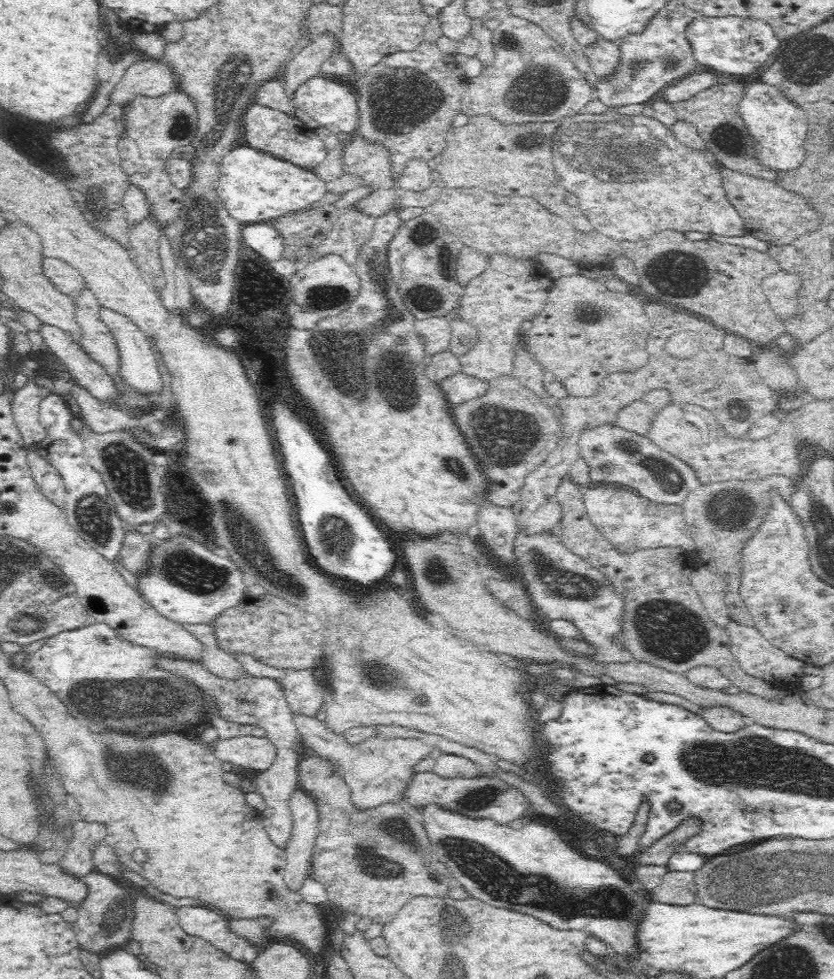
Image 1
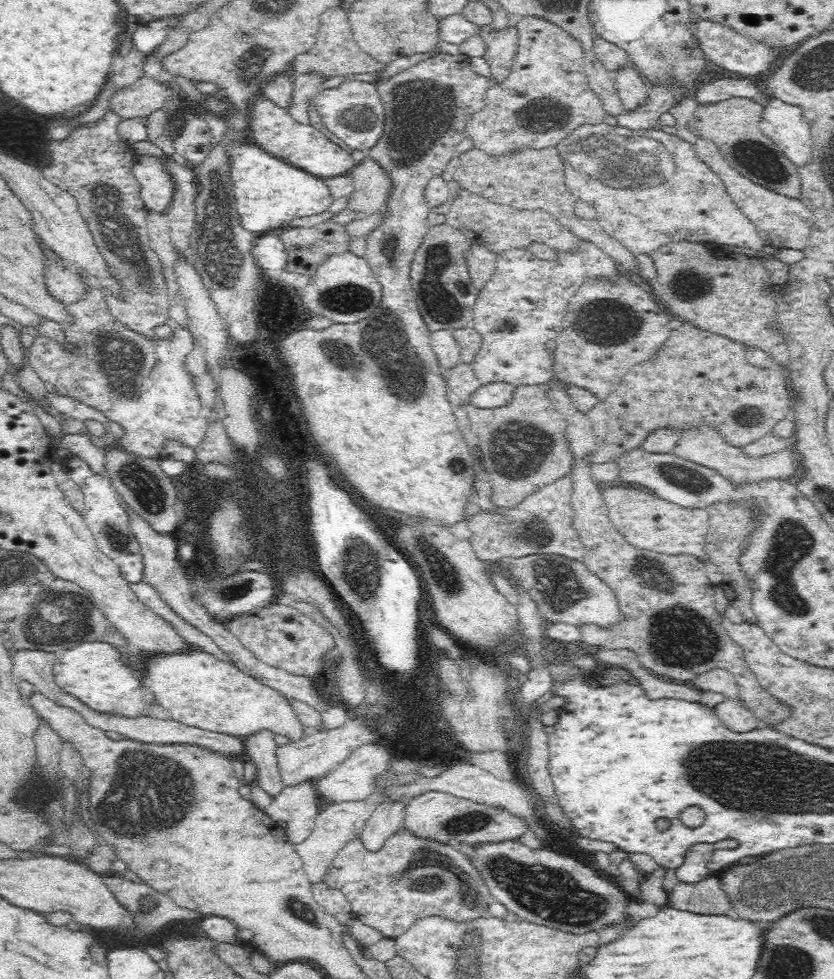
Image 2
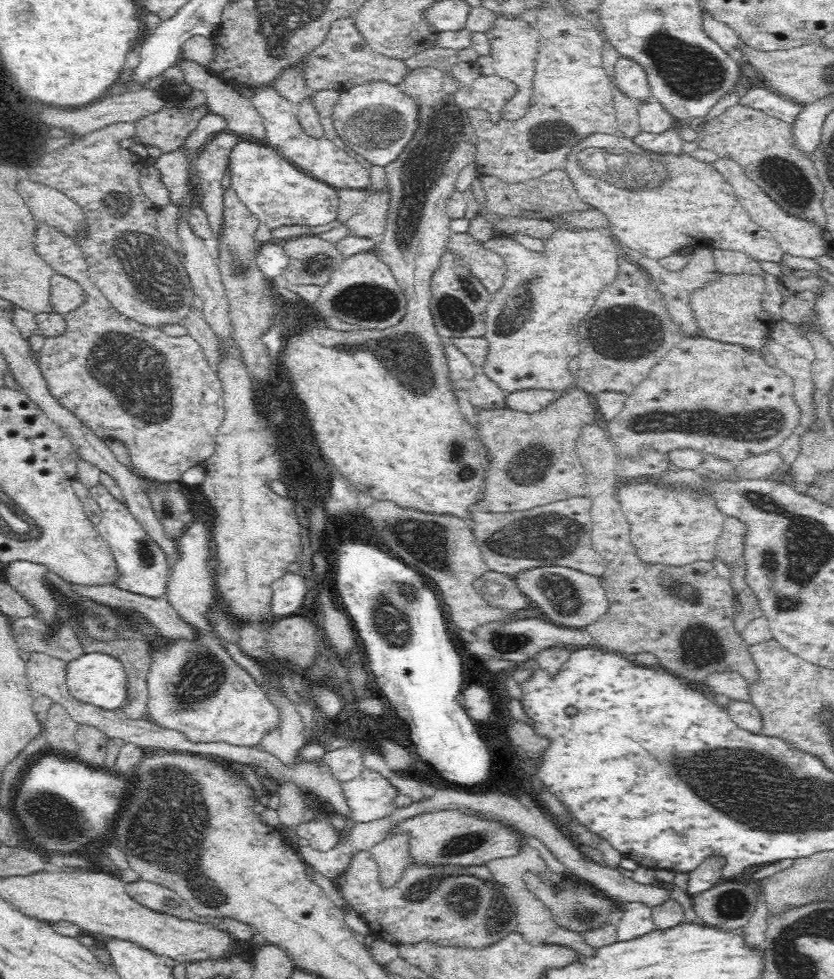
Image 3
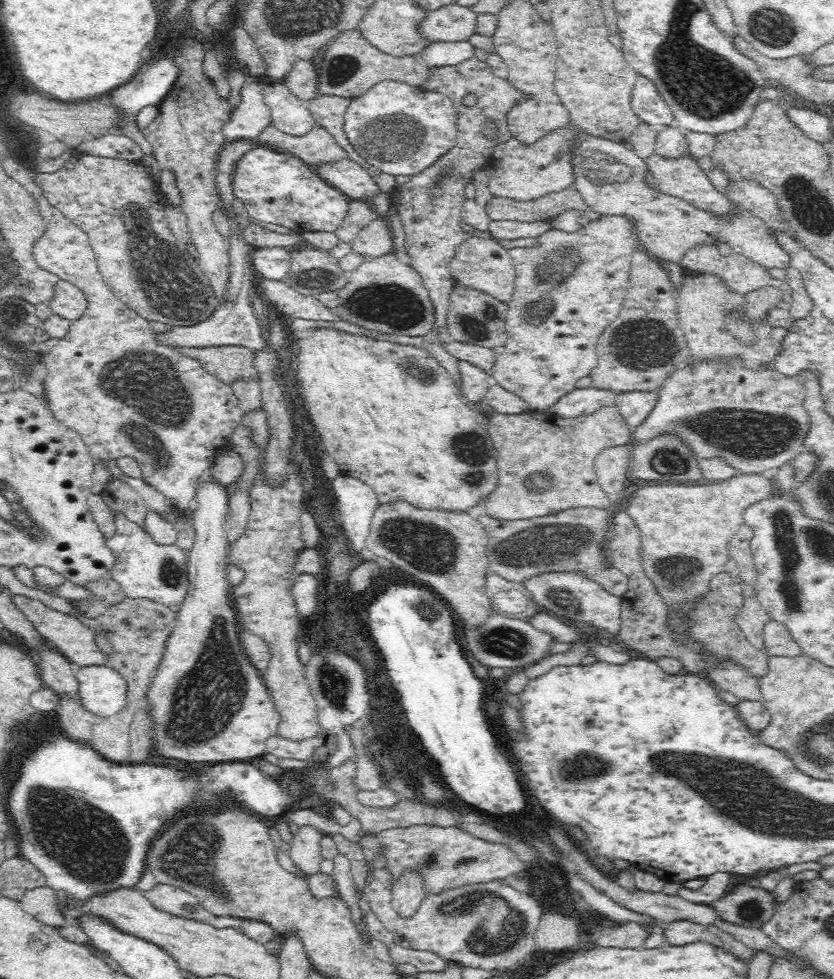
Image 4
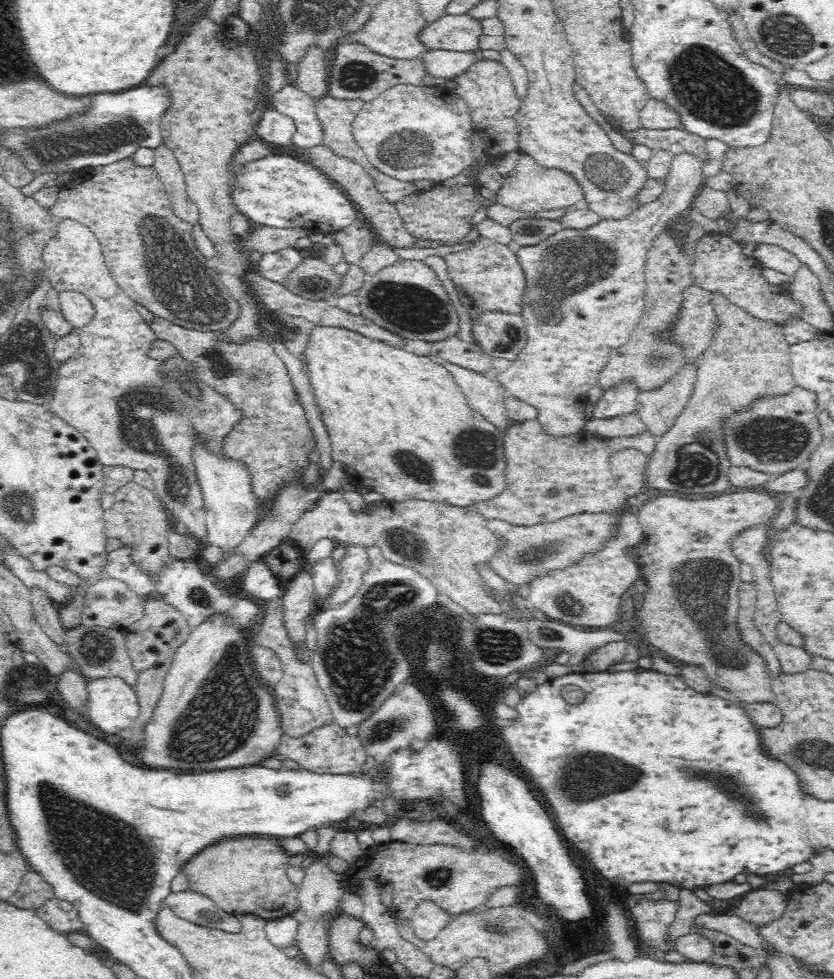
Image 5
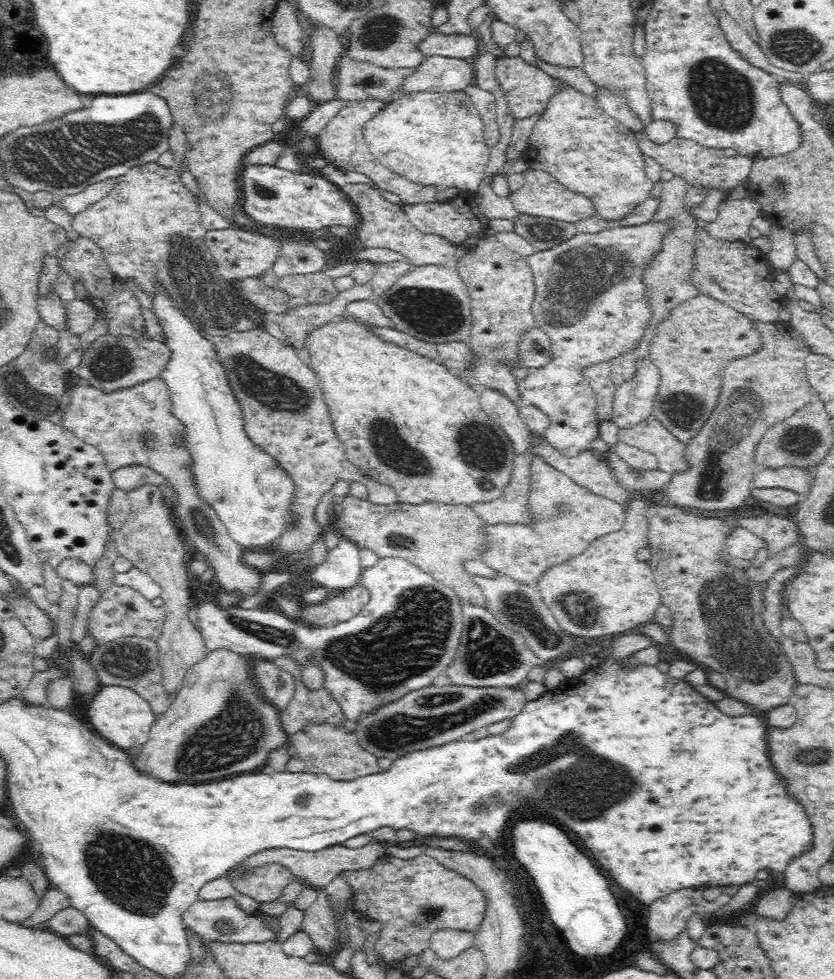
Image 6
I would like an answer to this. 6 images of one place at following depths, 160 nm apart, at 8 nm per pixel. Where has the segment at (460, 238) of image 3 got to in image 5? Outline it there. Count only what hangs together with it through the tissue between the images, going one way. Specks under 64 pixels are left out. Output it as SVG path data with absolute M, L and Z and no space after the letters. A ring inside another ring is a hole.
M480 236L464 250L448 254L445 260L448 277L454 284L469 317L478 316L482 310L496 311L502 308L520 312L520 298L524 294L526 280L515 247Z

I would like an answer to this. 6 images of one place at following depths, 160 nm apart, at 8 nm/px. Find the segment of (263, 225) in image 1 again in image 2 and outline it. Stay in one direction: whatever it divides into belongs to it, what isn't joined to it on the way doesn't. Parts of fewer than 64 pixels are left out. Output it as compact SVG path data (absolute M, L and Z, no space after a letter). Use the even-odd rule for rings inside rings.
M279 228L258 233L251 254L259 269L284 270L288 256L279 235Z

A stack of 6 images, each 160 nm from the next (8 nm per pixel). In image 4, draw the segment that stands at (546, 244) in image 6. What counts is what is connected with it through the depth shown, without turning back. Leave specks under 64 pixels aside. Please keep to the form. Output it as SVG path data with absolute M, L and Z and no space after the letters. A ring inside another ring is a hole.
M490 219L486 225L486 232L494 240L514 240L517 238L538 237L550 230L548 222L526 223L516 220L494 220Z

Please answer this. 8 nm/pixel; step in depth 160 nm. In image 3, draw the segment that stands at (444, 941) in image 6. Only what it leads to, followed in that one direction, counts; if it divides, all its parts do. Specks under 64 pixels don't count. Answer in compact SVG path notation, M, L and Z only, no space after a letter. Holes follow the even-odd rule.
M386 832L369 848L380 871L379 880L384 885L392 886L402 876L406 864L411 861L408 839L404 832Z

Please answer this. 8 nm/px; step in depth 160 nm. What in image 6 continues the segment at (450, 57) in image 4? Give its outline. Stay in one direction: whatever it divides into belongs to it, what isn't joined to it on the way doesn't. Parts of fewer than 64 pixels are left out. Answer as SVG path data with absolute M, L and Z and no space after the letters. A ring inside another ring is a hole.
M425 56L424 62L404 80L402 94L406 91L462 91L473 84L474 71L468 59Z

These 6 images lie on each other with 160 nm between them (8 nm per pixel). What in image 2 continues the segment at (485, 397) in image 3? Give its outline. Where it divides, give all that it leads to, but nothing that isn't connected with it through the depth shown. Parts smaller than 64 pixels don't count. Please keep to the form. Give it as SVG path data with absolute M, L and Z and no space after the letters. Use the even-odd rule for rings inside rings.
M469 363L452 365L446 369L447 396L451 407L458 408L468 403L472 392L476 392L478 386L482 386L480 380L476 380Z

